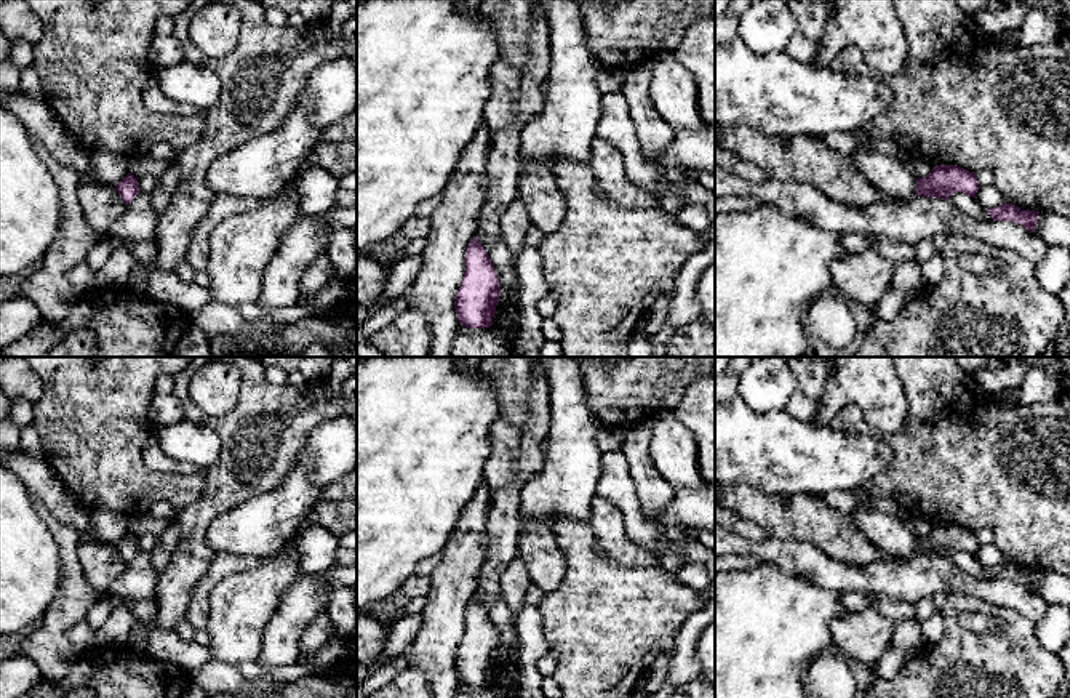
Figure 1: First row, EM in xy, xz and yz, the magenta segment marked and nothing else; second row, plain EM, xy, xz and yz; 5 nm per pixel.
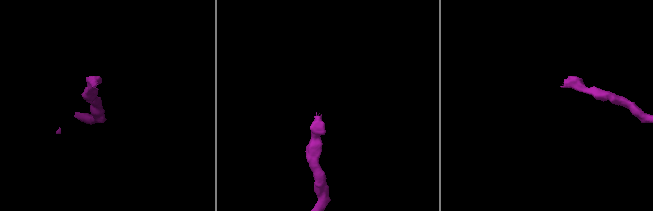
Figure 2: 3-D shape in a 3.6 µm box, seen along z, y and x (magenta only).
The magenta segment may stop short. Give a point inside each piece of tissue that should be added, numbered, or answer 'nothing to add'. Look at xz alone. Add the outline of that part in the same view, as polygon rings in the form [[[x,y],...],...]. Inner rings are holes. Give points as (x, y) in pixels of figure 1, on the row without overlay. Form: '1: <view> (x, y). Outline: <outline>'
nothing to add

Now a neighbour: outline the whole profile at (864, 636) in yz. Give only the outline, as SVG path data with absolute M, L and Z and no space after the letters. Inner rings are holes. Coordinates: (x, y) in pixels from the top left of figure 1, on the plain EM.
M873 608L846 613L832 621L835 648L849 661L876 668L891 648L894 623Z

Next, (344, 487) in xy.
M357 466L350 472L334 480L321 493L321 499L326 501L339 501L345 498L357 501Z

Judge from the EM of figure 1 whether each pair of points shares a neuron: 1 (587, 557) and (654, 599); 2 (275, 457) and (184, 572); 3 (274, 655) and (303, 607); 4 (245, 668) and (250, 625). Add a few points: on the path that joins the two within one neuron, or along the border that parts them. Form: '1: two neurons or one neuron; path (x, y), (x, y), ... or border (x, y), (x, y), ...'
1: one neuron; path (603, 573), (624, 594), (638, 594)
2: one neuron; path (243, 473), (194, 522), (194, 540)
3: one neuron; path (279, 644), (279, 637), (291, 618)
4: two neurons; border (255, 660), (234, 665)

